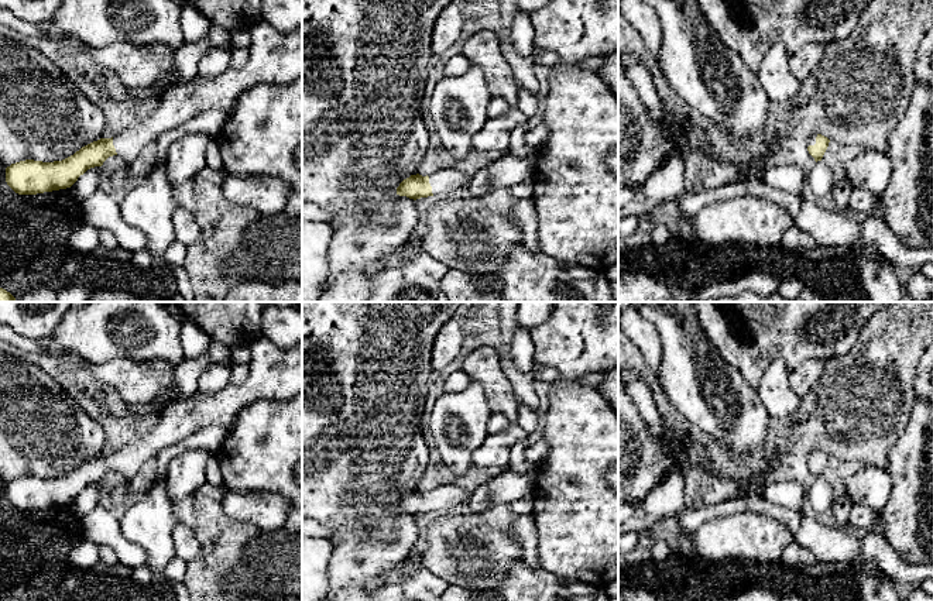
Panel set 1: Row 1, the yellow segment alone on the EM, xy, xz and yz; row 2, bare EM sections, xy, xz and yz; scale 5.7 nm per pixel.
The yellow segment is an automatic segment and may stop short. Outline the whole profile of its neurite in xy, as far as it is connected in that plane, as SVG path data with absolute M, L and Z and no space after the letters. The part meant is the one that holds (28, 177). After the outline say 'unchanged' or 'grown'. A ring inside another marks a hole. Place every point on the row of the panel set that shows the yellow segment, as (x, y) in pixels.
M261 20L250 28L250 59L239 69L229 68L215 78L195 76L167 90L157 107L144 119L128 126L112 138L93 141L73 155L54 162L25 159L6 168L6 182L18 195L37 195L71 188L80 175L113 155L133 161L148 144L155 142L168 130L181 127L198 114L209 110L220 110L230 114L243 92L257 83L282 85L302 76L302 25L292 32L279 32L270 23Z; grown

